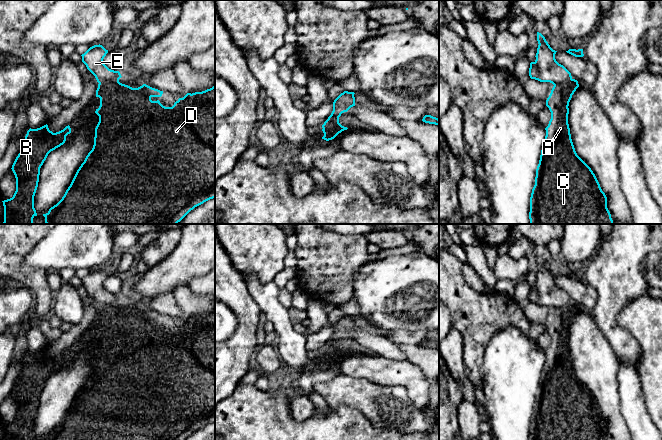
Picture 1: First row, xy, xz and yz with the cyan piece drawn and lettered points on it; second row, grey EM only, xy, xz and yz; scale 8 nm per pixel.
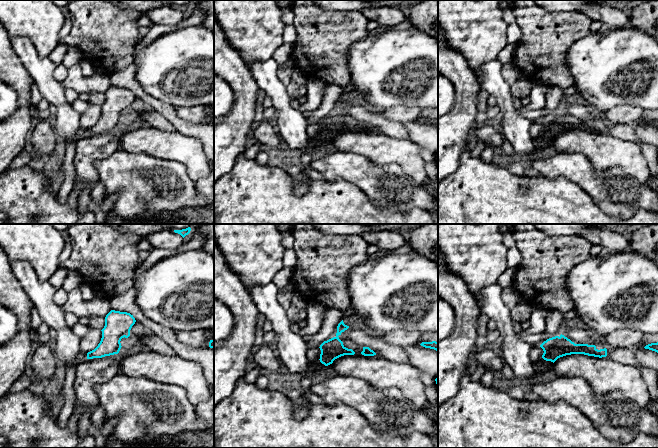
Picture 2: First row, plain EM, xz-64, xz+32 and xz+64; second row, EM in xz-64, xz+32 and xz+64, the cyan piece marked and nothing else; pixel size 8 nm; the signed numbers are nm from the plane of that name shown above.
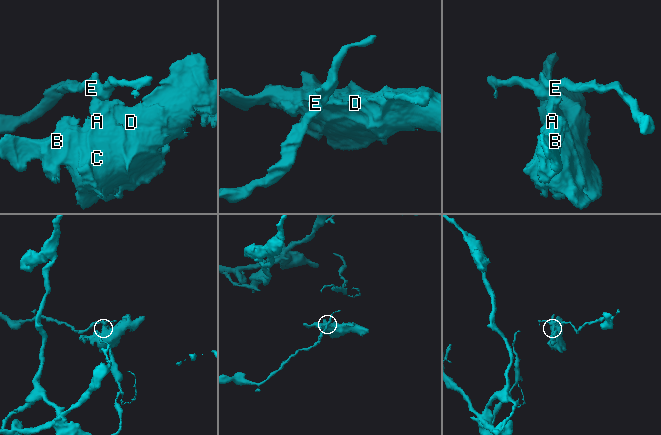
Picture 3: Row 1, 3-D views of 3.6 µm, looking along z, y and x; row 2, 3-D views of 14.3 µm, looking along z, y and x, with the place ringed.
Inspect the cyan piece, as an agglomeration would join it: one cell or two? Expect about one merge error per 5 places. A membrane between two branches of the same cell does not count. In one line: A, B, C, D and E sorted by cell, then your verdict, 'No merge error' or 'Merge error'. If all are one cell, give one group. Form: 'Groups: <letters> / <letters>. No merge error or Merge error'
Groups: A B C D / E. Merge error

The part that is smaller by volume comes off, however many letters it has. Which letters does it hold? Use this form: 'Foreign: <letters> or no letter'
Foreign: A, B, C, D

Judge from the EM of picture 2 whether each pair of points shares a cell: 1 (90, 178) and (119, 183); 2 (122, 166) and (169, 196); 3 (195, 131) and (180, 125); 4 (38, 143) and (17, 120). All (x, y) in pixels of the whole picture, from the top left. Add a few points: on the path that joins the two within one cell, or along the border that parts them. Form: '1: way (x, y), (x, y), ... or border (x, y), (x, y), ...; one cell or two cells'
1: border (108, 155), (97, 158), (93, 163), (99, 177); two cells
2: way (134, 178), (150, 194), (157, 194); one cell
3: way (191, 130), (184, 127); one cell
4: border (35, 121), (27, 146); two cells

